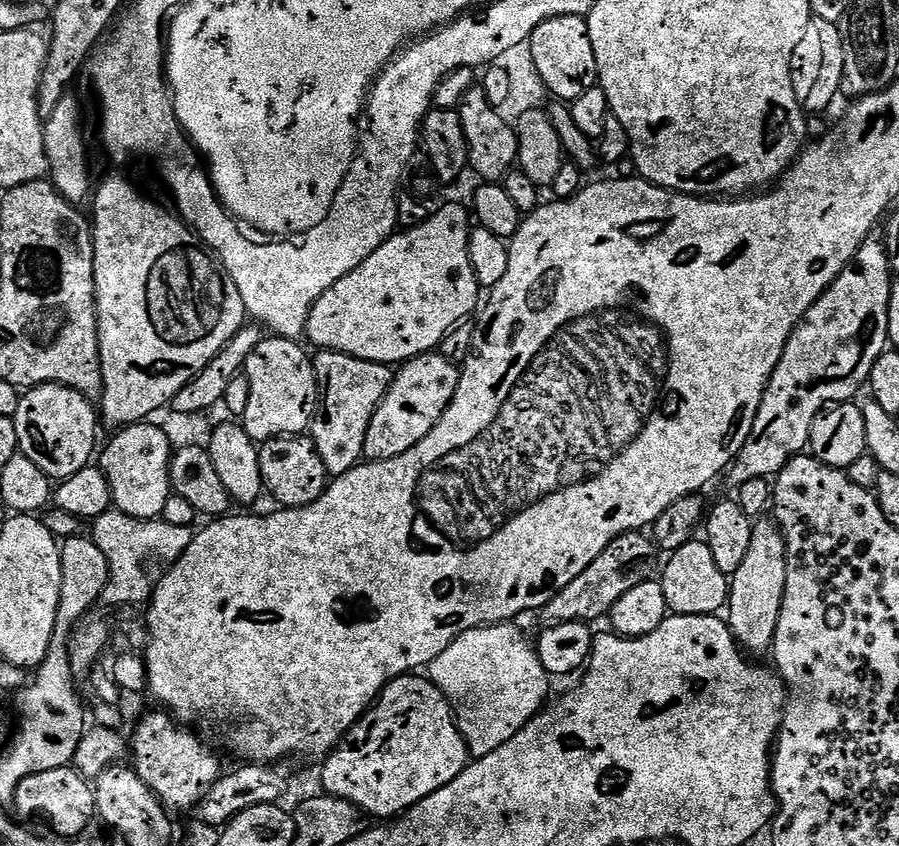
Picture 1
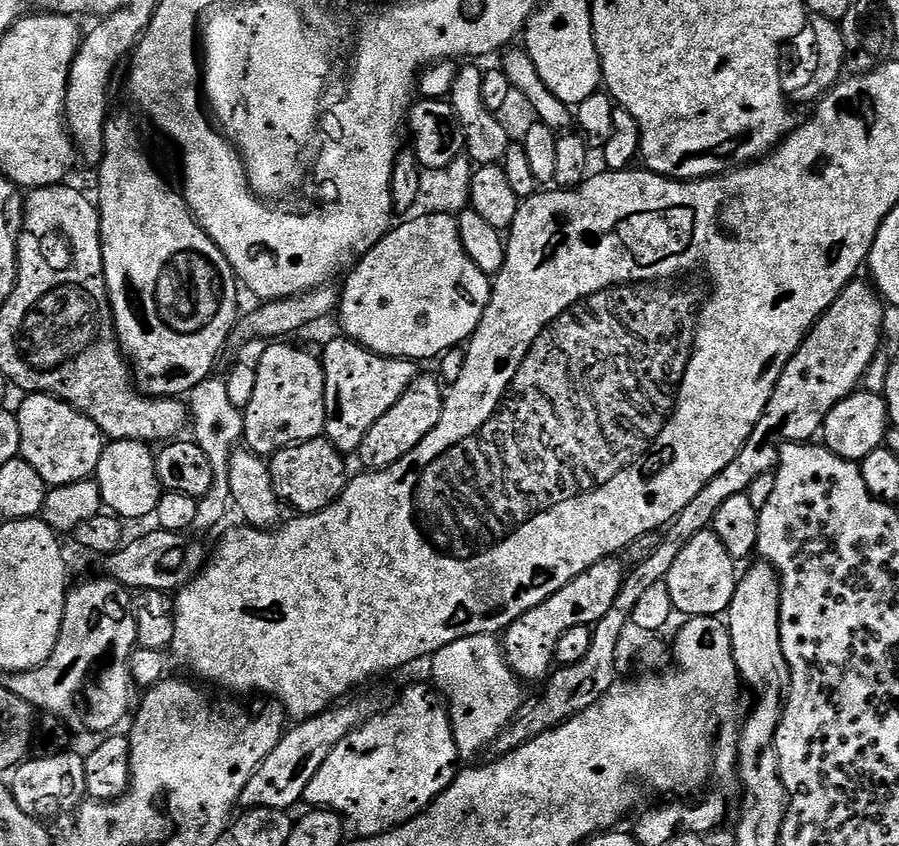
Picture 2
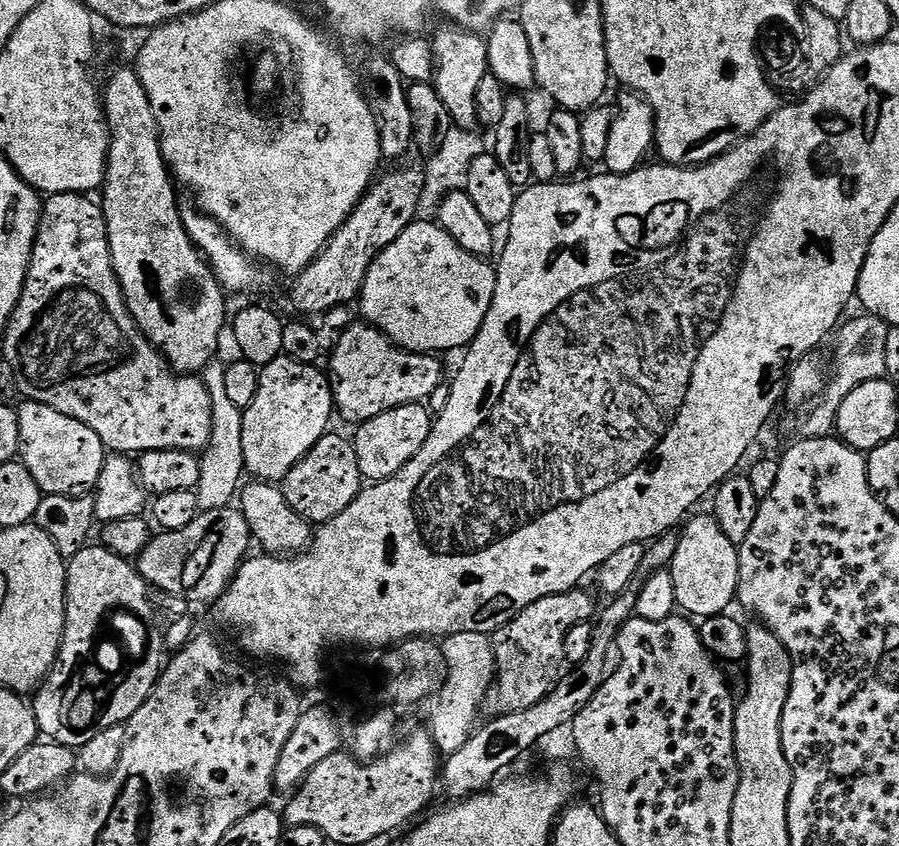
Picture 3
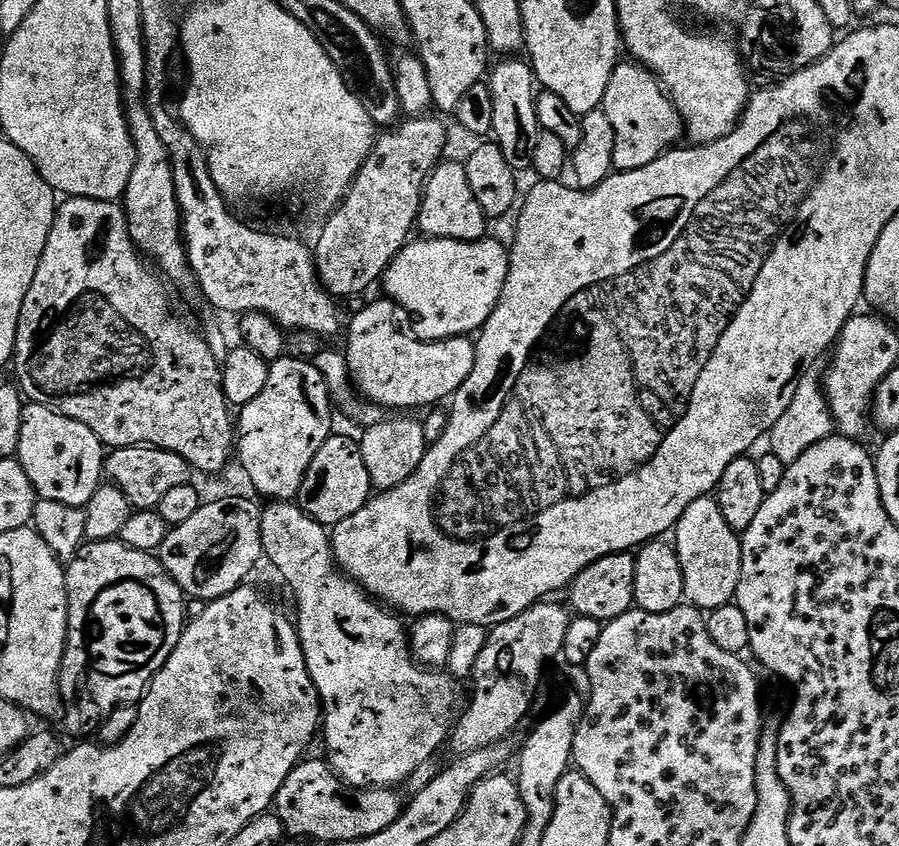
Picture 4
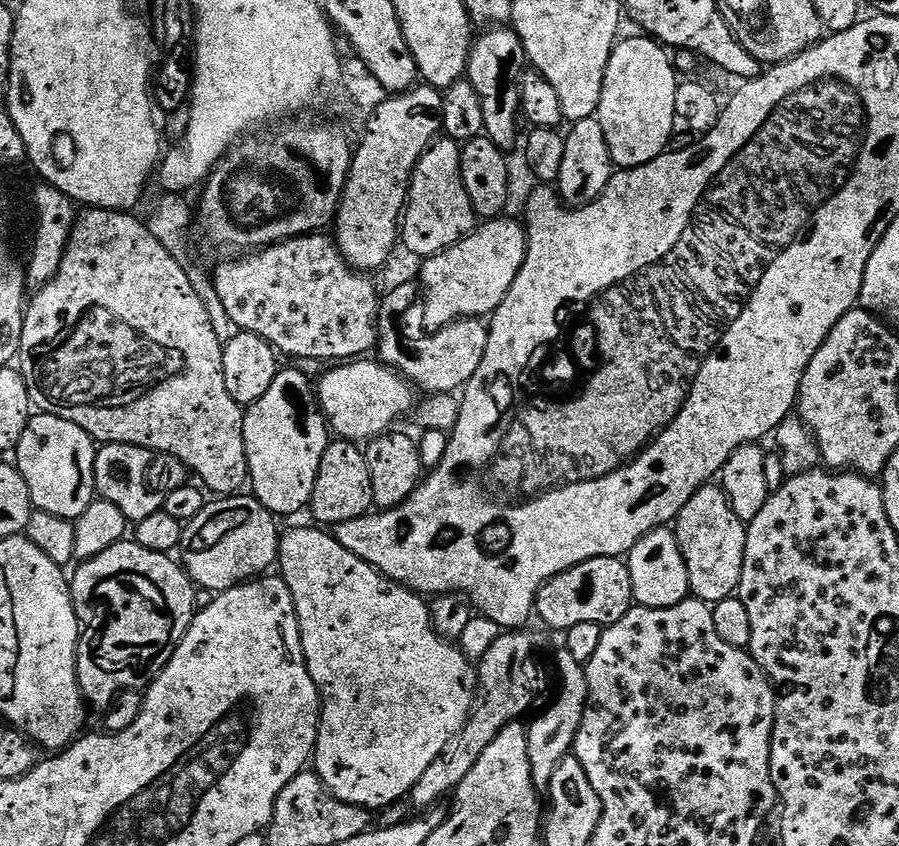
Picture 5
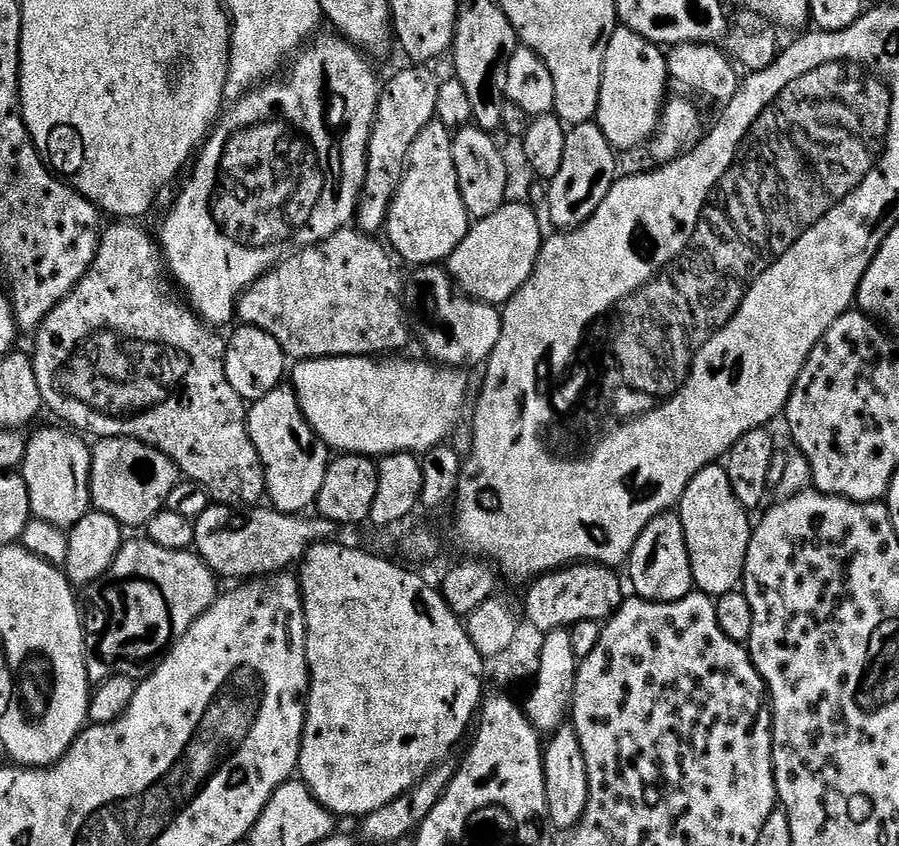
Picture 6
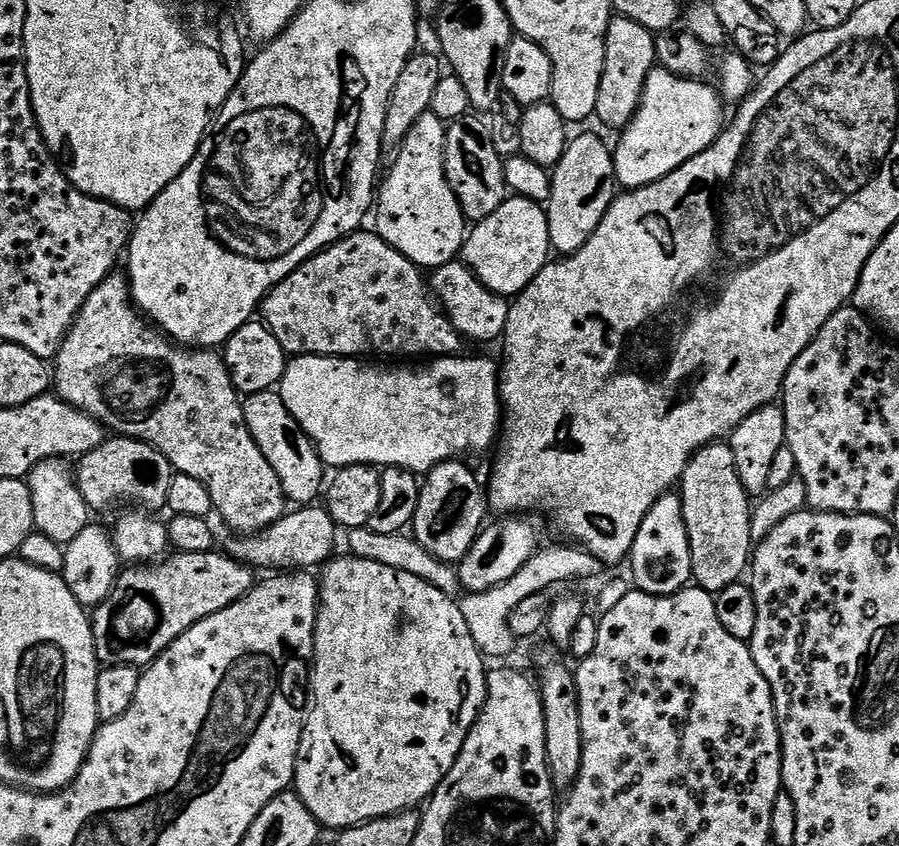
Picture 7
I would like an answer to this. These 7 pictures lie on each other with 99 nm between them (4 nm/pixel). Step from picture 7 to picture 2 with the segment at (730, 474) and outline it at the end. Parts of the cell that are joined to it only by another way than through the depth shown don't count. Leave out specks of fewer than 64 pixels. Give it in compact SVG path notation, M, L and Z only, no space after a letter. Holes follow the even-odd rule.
M709 530L690 538L686 550L678 554L674 566L670 566L670 574L666 581L670 590L670 602L681 617L691 618L694 616L723 617L728 611L730 602L734 598L736 581L738 579L737 561L726 554L726 546L716 533Z

